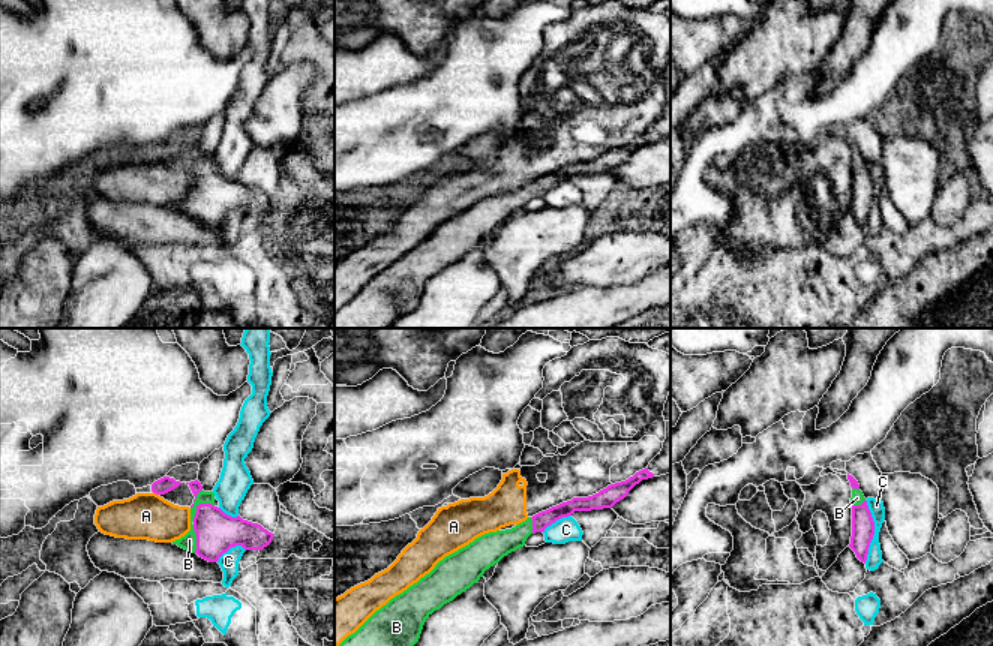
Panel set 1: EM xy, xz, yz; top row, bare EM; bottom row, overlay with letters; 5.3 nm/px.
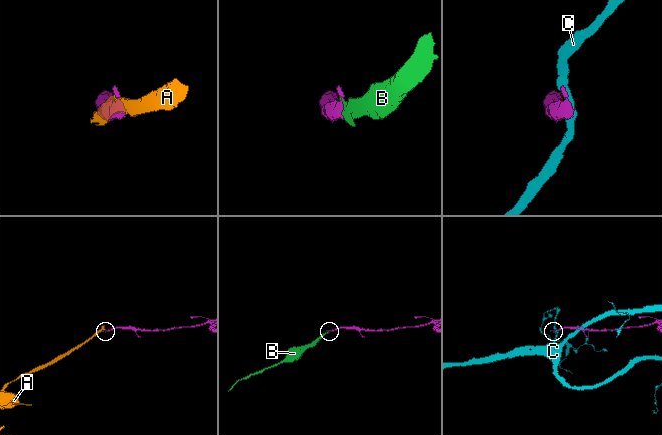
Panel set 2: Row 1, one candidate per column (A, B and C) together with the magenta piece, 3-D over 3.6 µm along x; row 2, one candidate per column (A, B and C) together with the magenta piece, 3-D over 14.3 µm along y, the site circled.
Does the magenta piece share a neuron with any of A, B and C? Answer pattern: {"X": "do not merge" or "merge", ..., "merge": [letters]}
{"A": "do not merge", "B": "merge", "C": "do not merge", "merge": ["B"]}

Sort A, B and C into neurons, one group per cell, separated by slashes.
A / B / C

